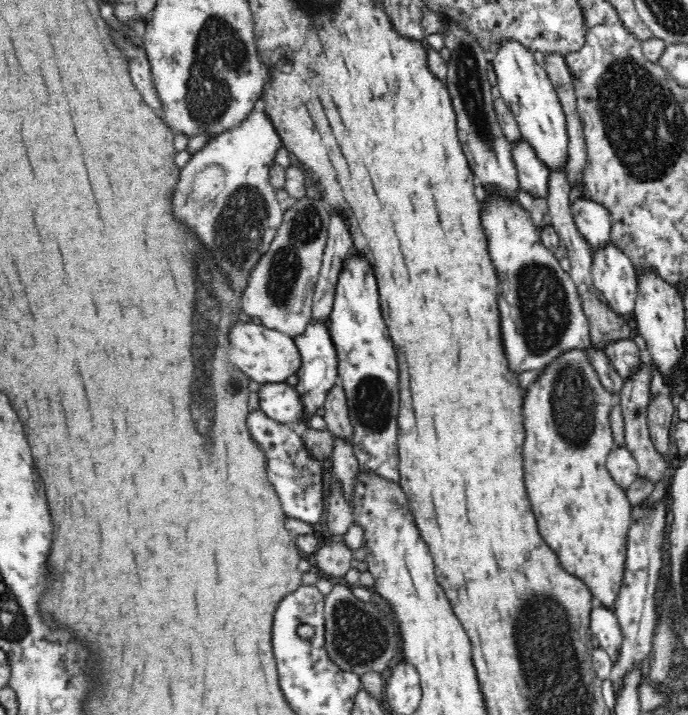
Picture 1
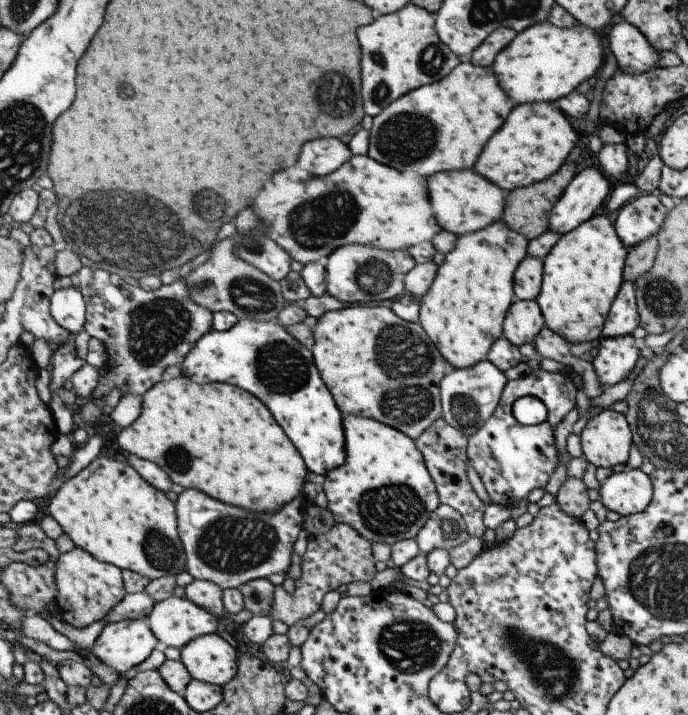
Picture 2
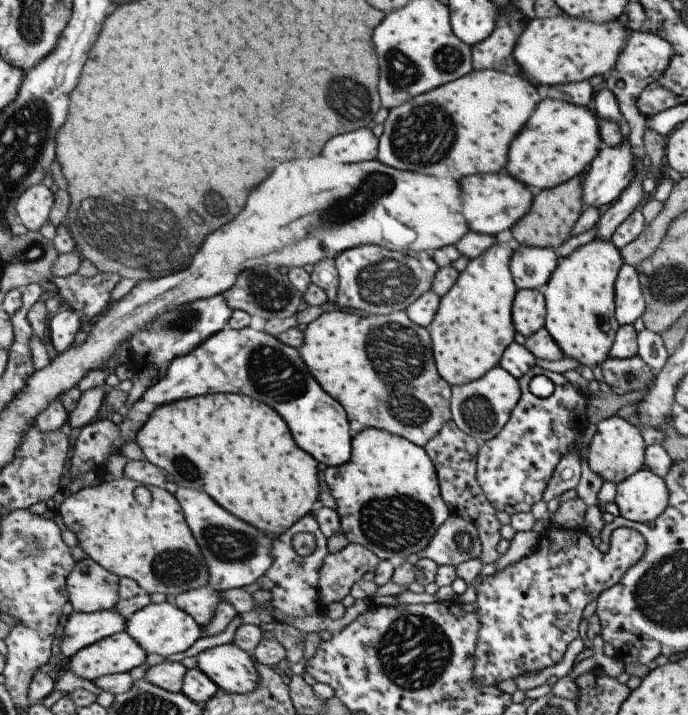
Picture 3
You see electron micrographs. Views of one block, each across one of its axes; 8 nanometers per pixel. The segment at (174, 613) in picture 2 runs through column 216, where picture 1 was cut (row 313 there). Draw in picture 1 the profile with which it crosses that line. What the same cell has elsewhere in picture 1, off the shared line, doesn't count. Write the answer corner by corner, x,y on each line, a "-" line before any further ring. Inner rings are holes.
612,244
593,253
594,285
601,299
619,317
630,316
634,310
637,274
630,258

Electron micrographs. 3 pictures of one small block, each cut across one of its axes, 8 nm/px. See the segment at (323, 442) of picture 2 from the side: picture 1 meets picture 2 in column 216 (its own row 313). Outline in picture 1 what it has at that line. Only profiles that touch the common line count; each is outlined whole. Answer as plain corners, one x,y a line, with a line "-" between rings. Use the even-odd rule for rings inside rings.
352,251
350,256
345,257
344,261
346,261
345,268
341,271
340,281
336,284
333,309
328,319
338,355
339,383
345,390
349,417
354,427
353,451
358,459
361,472
379,476
399,485
401,477
397,443
397,418
400,410
398,357
386,321
381,313
376,277
373,276
372,269
369,268
369,264
364,259
357,258
356,254
352,254

